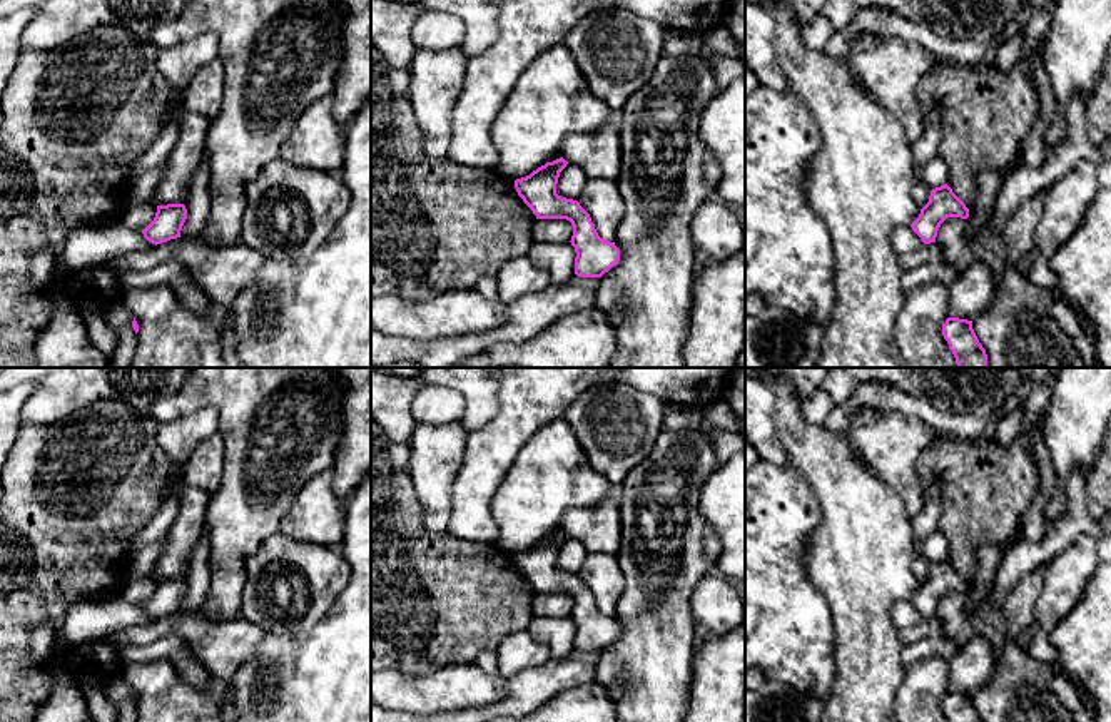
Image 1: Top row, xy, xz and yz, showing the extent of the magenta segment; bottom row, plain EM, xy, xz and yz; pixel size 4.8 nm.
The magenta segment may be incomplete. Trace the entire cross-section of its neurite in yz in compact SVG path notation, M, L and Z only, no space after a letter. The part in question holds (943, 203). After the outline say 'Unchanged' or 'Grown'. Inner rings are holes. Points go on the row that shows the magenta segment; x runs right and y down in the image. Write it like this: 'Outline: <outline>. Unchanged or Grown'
Outline: M944 184L931 191L929 202L921 209L919 217L911 224L924 244L936 242L937 231L947 217L969 217L966 204Z. Unchanged

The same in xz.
Outline: M563 157L546 162L530 175L516 179L515 189L536 219L566 219L573 226L575 274L580 277L601 277L620 261L615 242L603 241L590 214L578 201L556 194L560 172L566 167Z. Unchanged

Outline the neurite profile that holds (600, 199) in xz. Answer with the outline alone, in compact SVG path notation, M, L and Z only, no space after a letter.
M588 179L578 202L590 214L598 236L615 242L616 229L625 217L625 202L616 180Z

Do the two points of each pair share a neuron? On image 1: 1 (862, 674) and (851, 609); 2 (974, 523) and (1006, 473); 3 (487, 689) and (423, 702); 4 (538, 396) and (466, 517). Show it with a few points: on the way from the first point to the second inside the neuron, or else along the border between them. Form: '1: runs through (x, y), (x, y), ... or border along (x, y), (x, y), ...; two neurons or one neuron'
1: runs through (862, 657), (862, 625); one neuron
2: runs through (976, 512), (984, 503), (984, 495), (994, 485); one neuron
3: runs through (471, 689), (438, 692); one neuron
4: runs through (513, 427), (488, 453), (475, 487); one neuron

